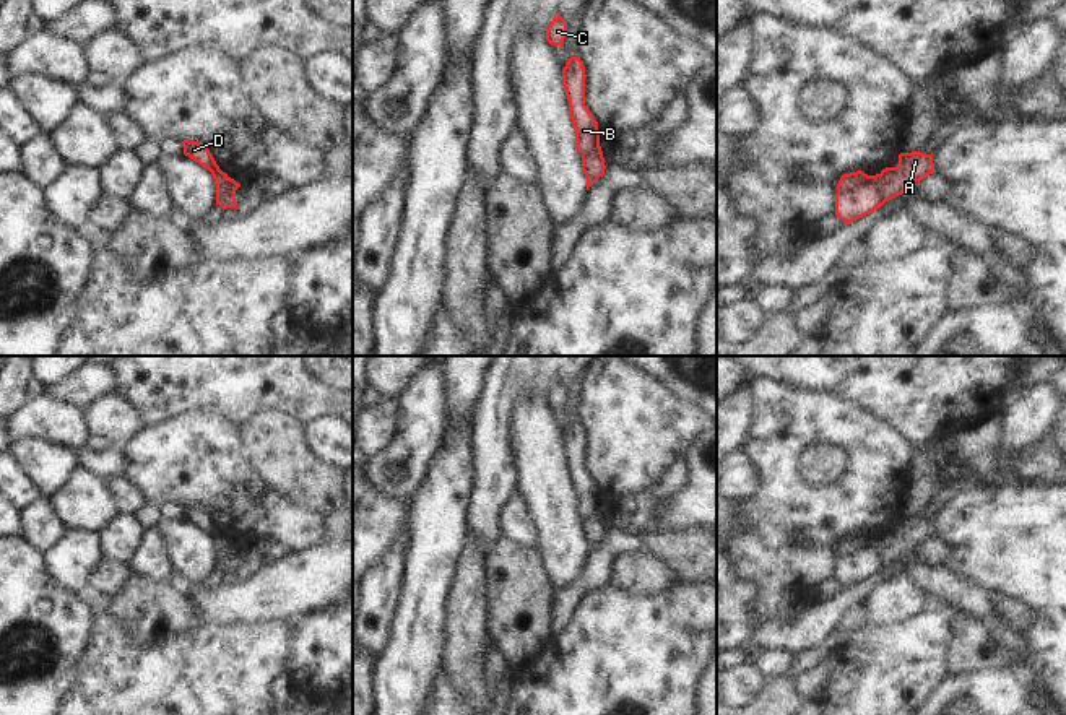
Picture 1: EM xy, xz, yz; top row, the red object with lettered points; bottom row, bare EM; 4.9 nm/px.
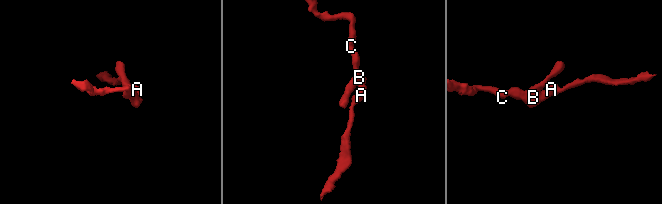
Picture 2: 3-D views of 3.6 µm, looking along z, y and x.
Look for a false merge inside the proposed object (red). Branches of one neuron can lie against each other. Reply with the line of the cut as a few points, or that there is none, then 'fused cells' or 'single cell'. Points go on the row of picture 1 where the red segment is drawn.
yz (878, 174), (878, 192), (884, 202) | fused cells

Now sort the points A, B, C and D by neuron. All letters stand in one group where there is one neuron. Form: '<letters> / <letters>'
A / B C D

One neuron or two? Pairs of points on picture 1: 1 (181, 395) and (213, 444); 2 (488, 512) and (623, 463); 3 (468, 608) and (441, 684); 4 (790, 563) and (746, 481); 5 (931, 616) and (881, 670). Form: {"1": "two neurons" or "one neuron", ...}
{"1": "two neurons", "2": "two neurons", "3": "two neurons", "4": "two neurons", "5": "one neuron"}

